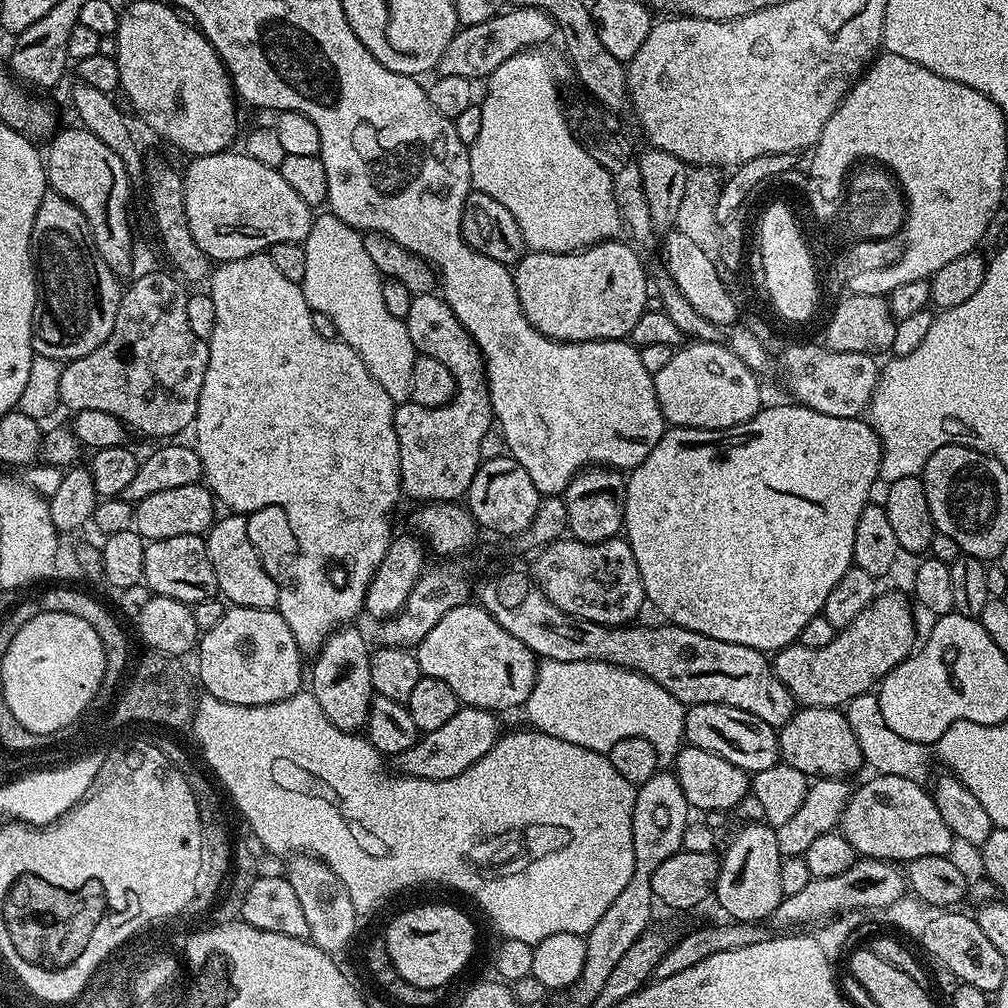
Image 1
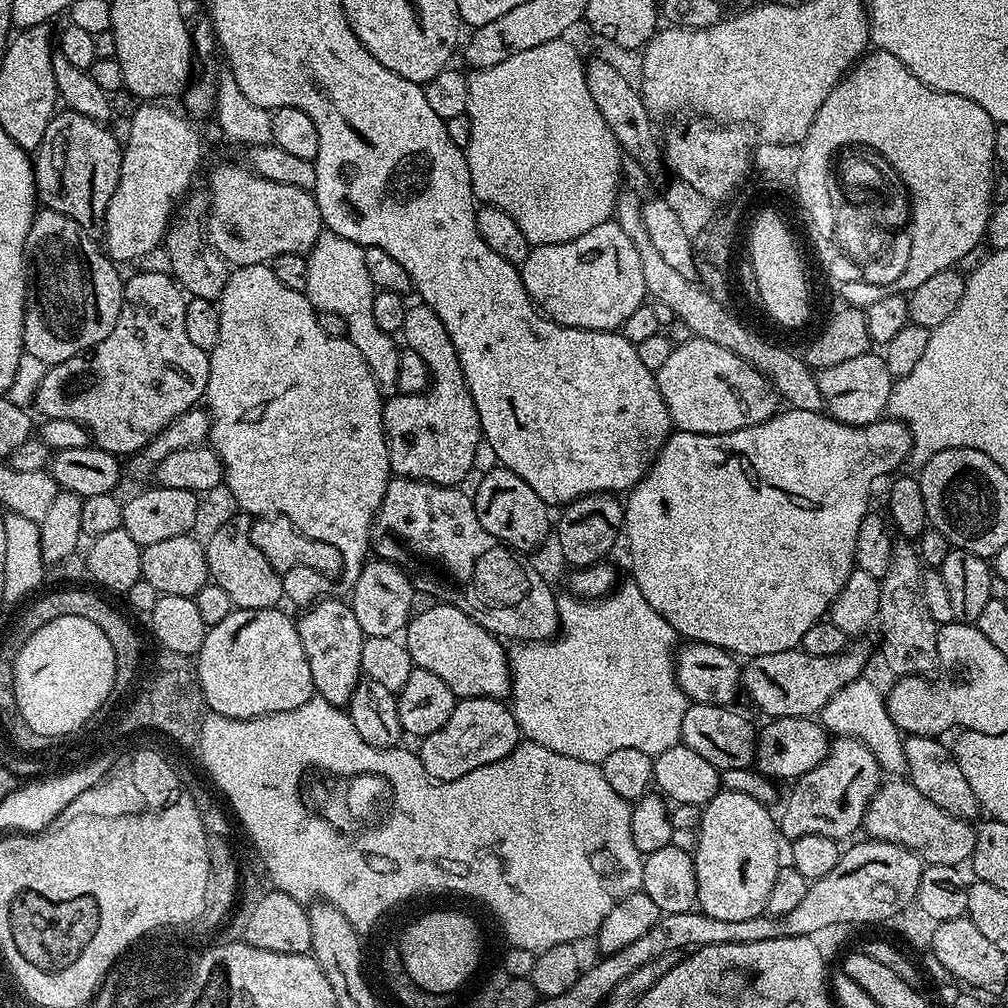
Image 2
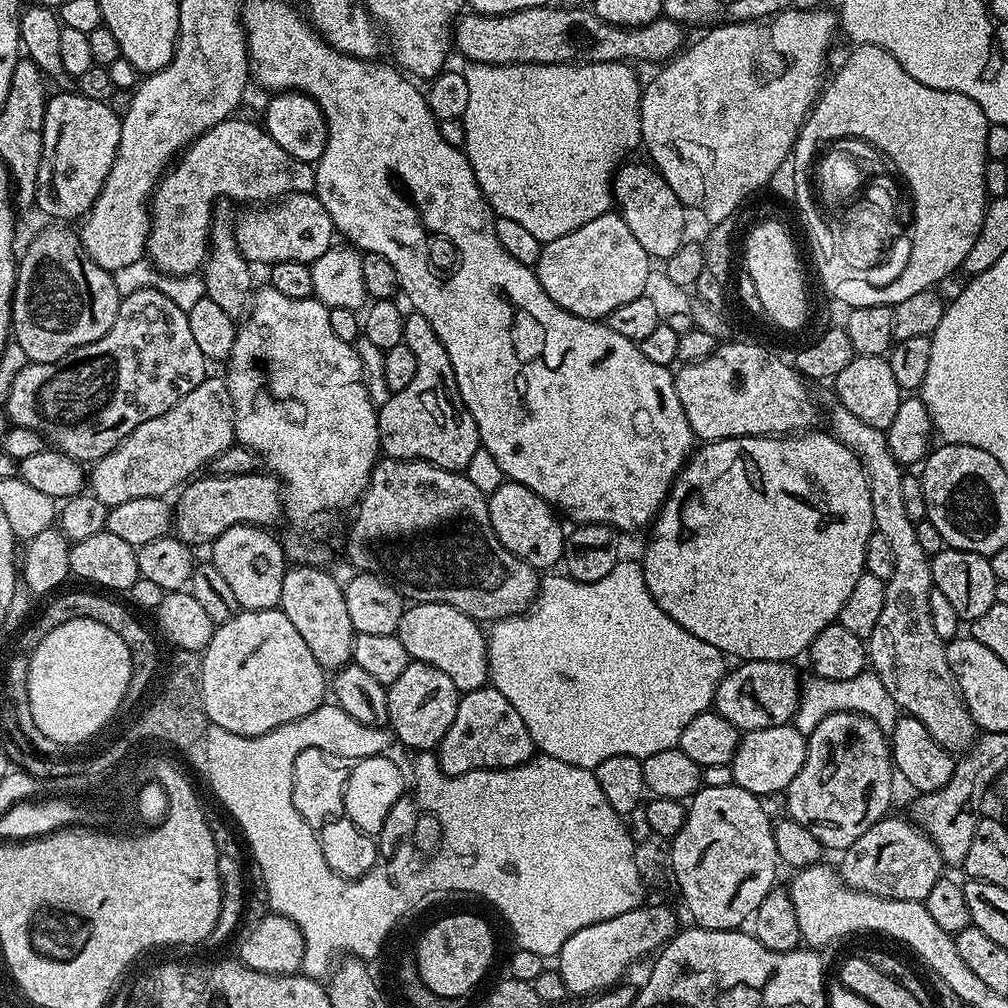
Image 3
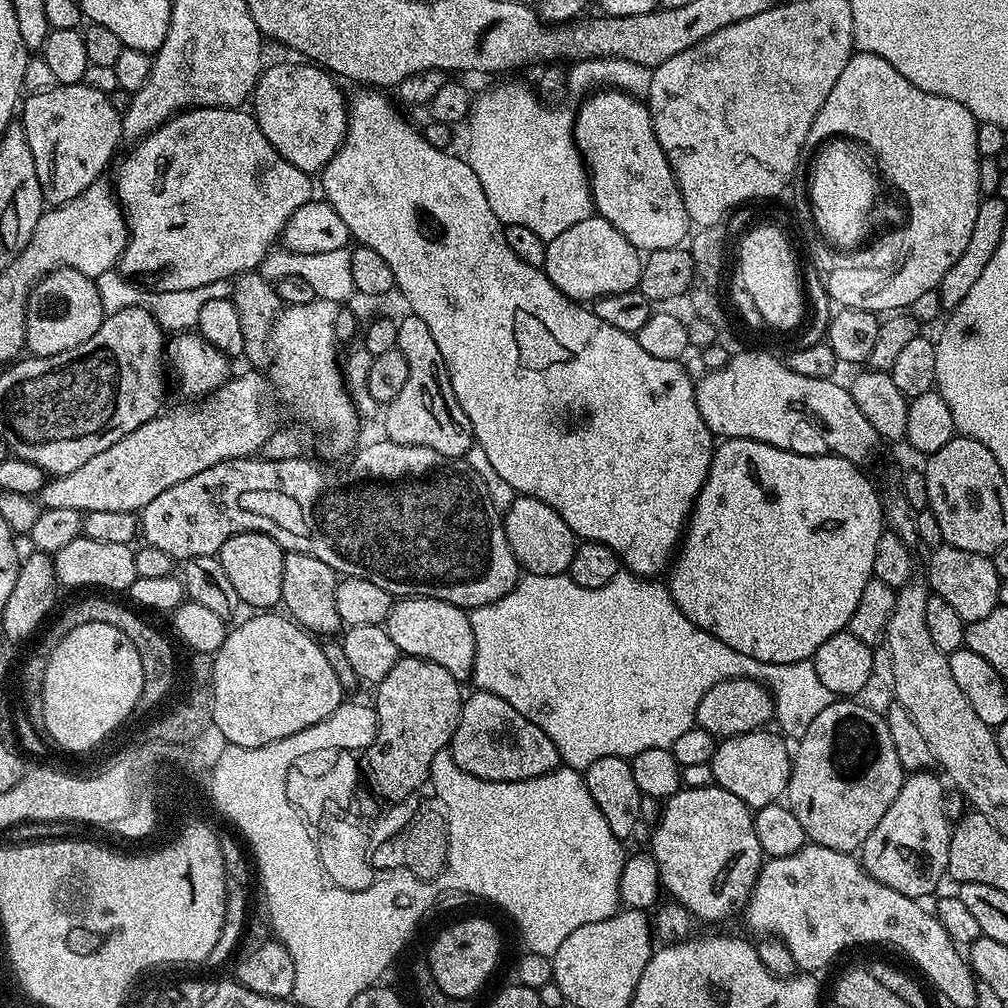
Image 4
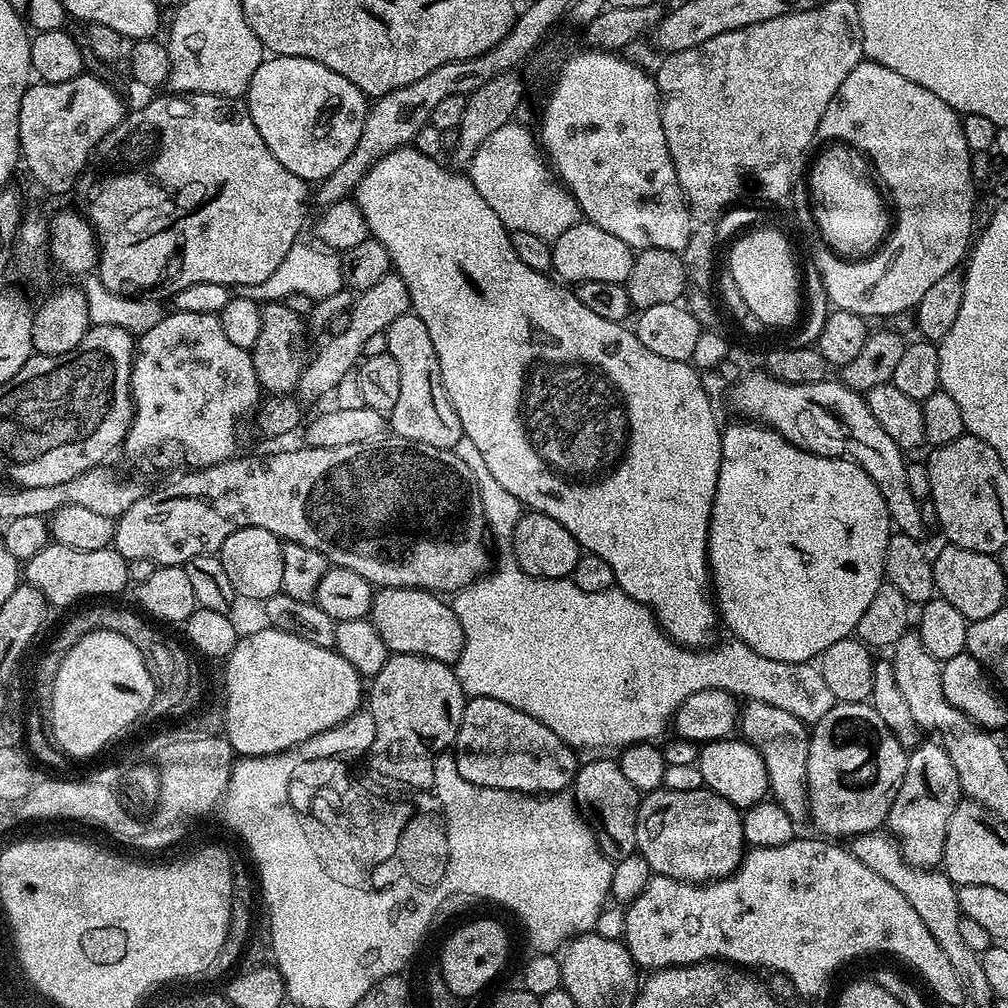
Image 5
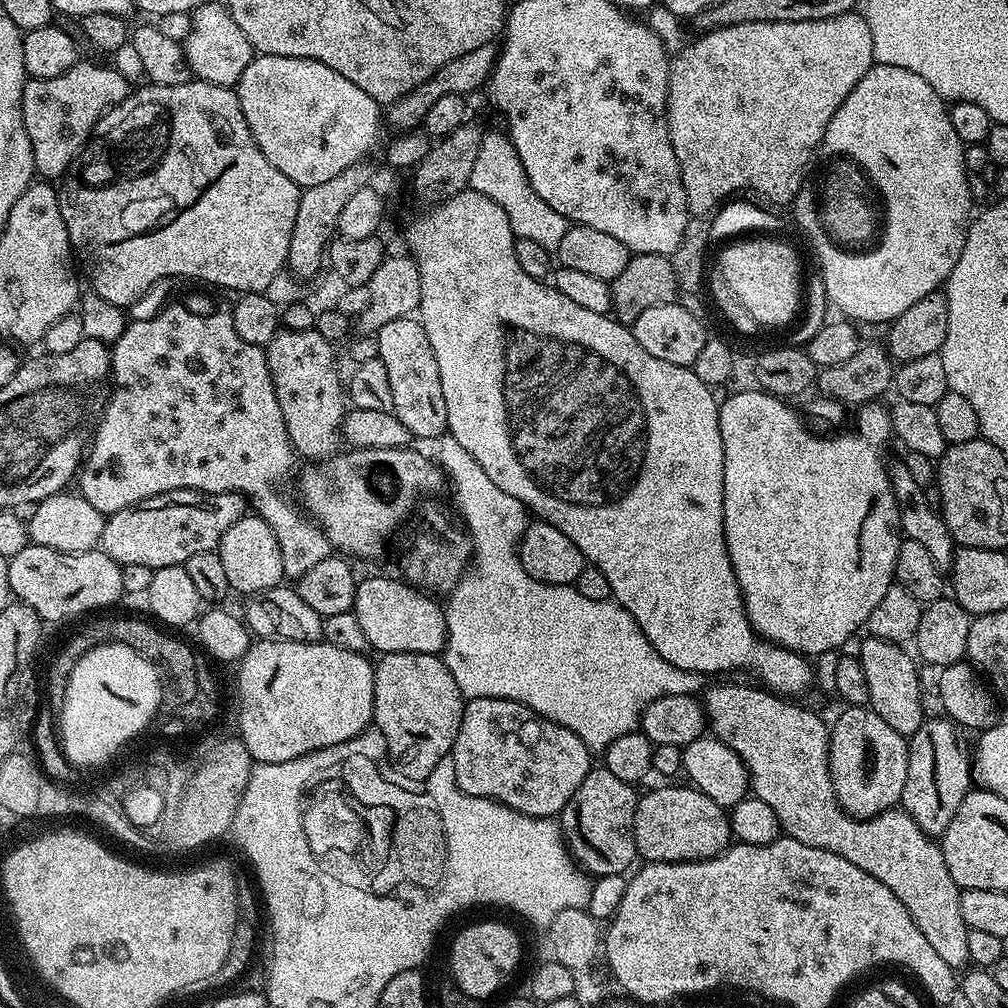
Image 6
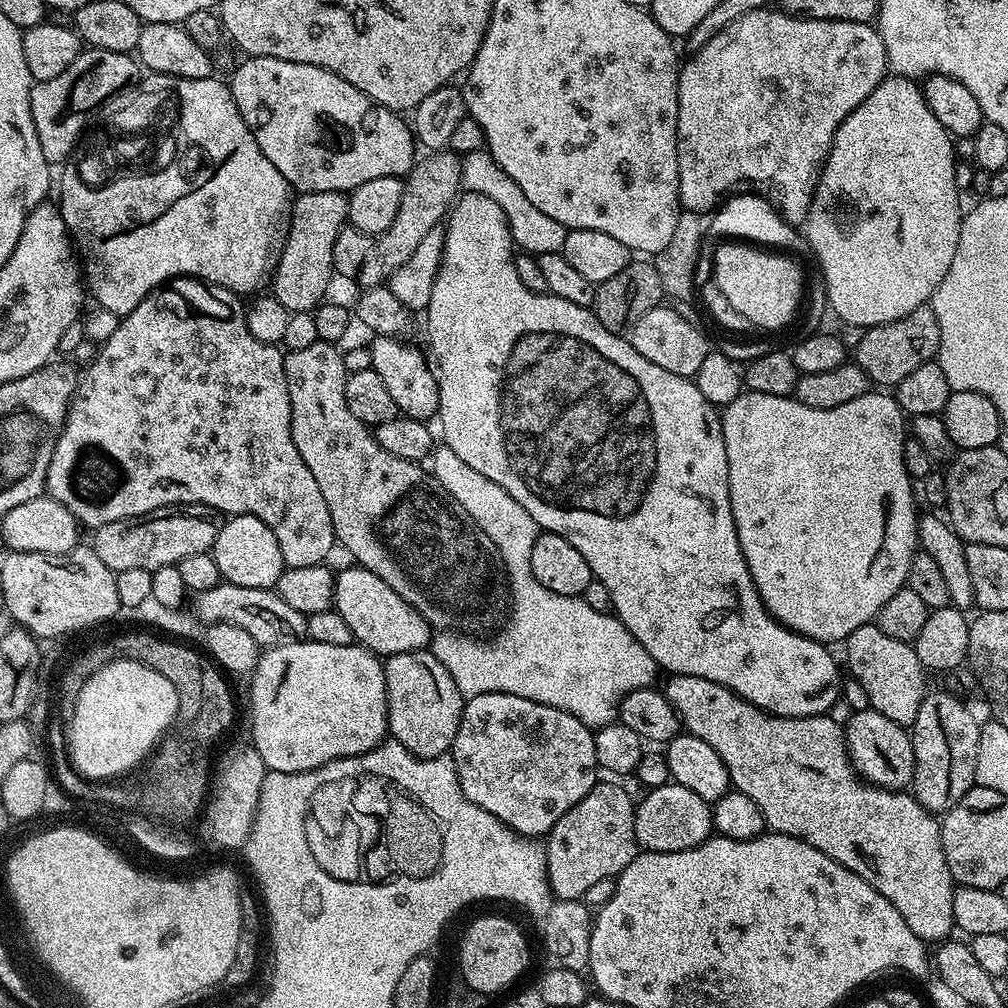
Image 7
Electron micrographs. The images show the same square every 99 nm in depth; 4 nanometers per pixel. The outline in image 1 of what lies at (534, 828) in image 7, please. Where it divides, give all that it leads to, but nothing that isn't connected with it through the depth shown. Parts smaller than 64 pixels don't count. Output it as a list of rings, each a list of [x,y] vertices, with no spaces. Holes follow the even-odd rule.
[[[462,706],[449,718],[445,724],[438,726],[438,730],[430,730],[423,733],[399,756],[395,757],[399,771],[406,776],[414,778],[426,778],[427,780],[445,780],[446,778],[458,778],[462,770],[470,770],[482,754],[489,752],[495,746],[502,735],[502,729],[498,721],[497,713],[488,712],[485,708],[470,708]]]

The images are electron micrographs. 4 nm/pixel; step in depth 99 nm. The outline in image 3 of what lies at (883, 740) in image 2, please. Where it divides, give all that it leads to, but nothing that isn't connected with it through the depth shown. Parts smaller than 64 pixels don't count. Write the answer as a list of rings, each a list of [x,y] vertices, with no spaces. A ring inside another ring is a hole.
[[[865,670],[858,674],[858,678],[846,678],[845,680],[822,680],[812,678],[812,681],[803,685],[800,693],[800,706],[796,710],[794,723],[796,729],[802,733],[809,733],[826,718],[835,712],[857,712],[866,718],[870,718],[880,731],[890,734],[894,730],[898,719],[898,709],[896,703],[892,701],[884,691],[882,682],[876,676],[875,672]]]

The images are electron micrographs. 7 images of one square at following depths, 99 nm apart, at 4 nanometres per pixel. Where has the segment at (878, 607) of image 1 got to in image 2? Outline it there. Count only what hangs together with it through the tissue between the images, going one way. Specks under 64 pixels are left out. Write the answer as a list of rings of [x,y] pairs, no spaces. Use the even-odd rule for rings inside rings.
[[[849,646],[836,656],[818,658],[806,654],[800,648],[782,650],[778,654],[753,656],[743,665],[742,688],[752,699],[756,708],[765,712],[765,717],[806,716],[815,717],[842,686],[861,679],[868,656],[860,648]]]

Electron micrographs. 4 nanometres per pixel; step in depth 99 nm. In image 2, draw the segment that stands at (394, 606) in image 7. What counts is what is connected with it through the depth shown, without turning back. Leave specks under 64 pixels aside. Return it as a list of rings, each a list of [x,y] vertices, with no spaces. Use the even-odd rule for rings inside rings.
[[[433,604],[436,604],[433,608],[424,608],[421,612],[419,609],[402,633],[413,665],[430,670],[430,674],[438,674],[438,678],[442,678],[458,698],[469,700],[485,696],[504,700],[512,690],[510,656],[505,645],[454,604]]]

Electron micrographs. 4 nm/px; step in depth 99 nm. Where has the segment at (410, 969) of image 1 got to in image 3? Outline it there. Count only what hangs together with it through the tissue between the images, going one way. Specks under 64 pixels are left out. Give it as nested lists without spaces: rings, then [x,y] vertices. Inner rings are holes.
[[[456,912],[434,921],[421,934],[414,959],[422,982],[426,982],[434,994],[467,997],[468,991],[487,974],[495,952],[496,940],[491,926],[472,912]]]

